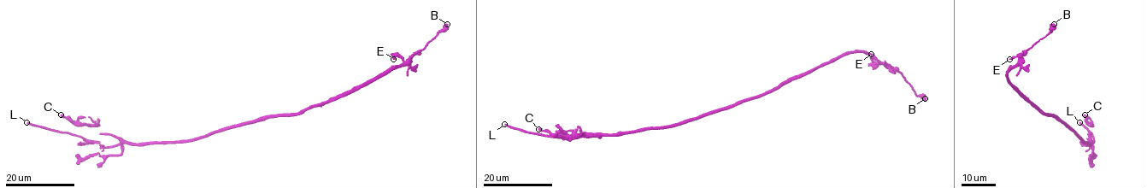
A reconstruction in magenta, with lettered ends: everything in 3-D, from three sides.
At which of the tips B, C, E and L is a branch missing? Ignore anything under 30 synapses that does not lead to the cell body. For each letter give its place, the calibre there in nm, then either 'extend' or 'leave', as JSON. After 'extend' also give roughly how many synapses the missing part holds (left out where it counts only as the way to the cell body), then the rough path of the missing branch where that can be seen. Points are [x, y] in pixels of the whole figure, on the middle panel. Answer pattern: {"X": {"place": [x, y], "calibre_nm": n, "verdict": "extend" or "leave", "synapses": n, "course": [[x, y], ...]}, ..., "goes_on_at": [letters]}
{"B": {"place": [925, 98], "calibre_nm": 650, "verdict": "leave"}, "C": {"place": [538, 129], "calibre_nm": 440, "verdict": "leave"}, "E": {"place": [871, 54], "calibre_nm": 280, "verdict": "leave"}, "L": {"place": [504, 124], "calibre_nm": 300, "verdict": "leave"}, "goes_on_at": []}

